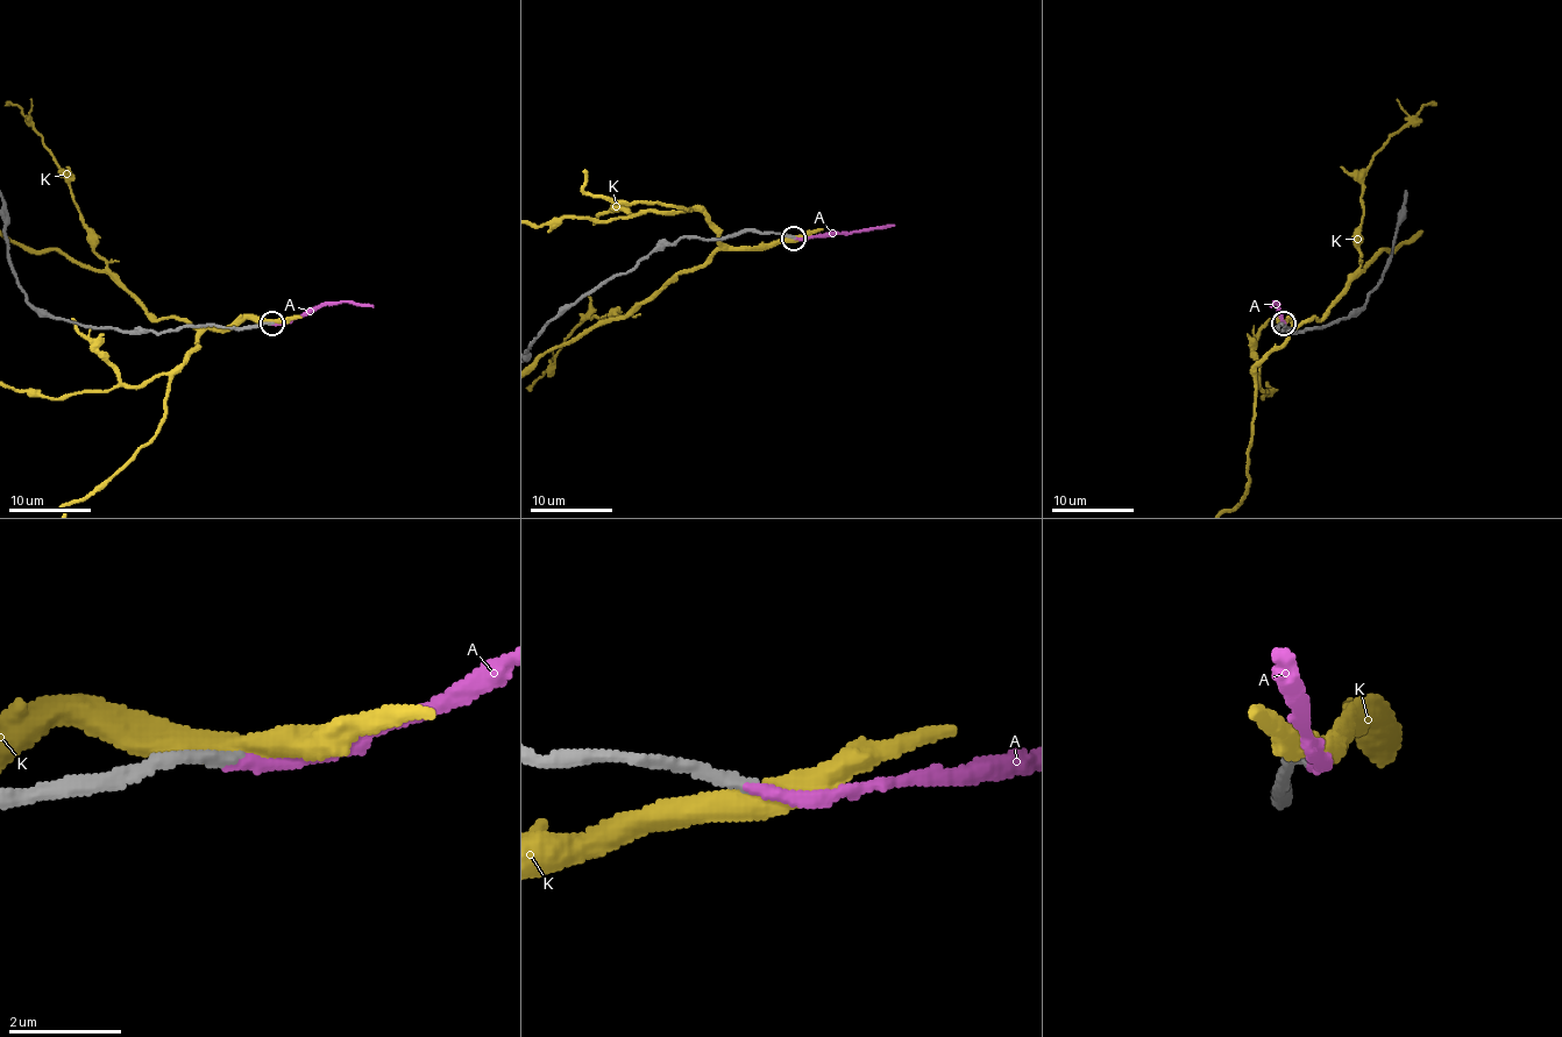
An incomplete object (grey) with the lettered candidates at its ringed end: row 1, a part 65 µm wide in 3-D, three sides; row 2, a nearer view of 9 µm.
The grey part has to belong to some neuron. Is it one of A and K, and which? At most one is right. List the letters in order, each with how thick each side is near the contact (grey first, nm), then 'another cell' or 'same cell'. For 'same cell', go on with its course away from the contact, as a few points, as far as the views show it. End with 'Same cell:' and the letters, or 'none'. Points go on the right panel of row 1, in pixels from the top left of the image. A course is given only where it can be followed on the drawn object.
A: 260/220 nm | same cell | via (1282, 324), (1277, 304), (1269, 305)
K: 280/440 nm | another cell
Same cell: A

